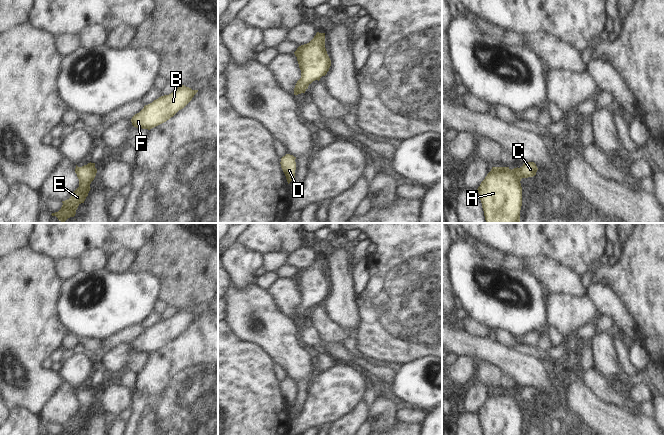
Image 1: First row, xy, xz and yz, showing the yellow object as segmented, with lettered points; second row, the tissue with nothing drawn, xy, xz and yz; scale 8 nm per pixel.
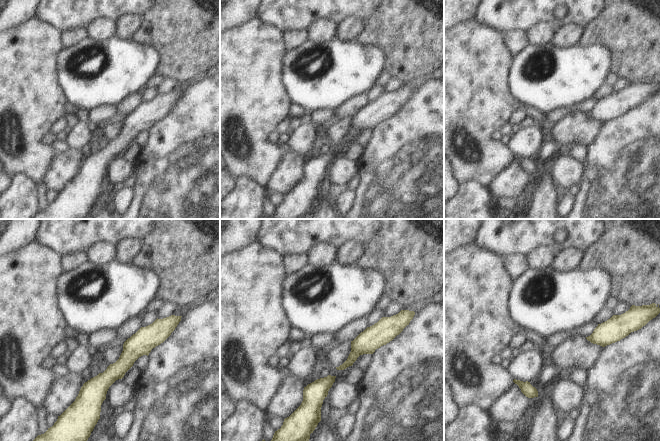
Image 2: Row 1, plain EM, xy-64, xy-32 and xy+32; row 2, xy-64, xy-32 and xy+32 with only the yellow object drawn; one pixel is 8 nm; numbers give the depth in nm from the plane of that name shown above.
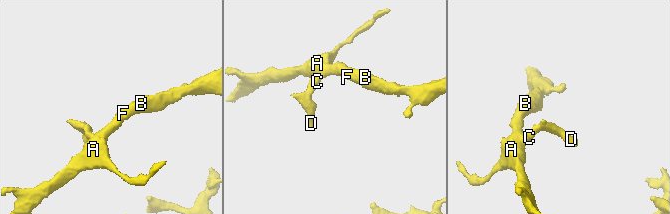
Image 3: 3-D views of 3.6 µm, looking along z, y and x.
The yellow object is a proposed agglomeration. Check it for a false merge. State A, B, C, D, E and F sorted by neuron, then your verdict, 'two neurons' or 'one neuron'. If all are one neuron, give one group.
A B C D E F; one neuron

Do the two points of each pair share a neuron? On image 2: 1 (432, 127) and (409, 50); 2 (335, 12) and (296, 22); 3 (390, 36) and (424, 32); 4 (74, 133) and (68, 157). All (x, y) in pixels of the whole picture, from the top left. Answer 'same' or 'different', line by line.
1: different
2: same
3: same
4: different

